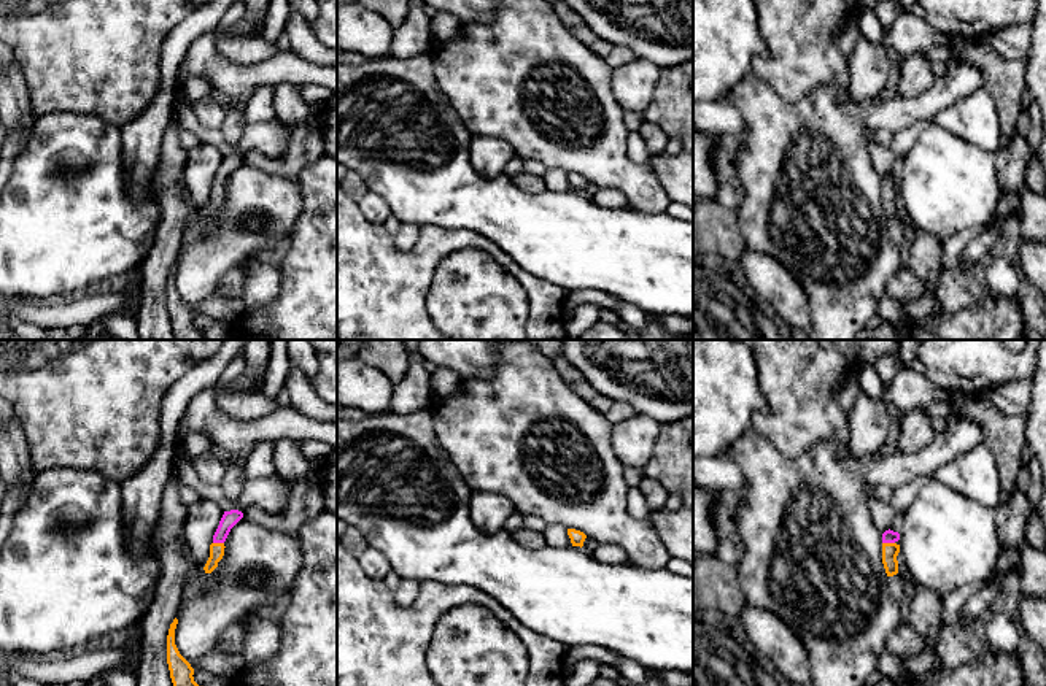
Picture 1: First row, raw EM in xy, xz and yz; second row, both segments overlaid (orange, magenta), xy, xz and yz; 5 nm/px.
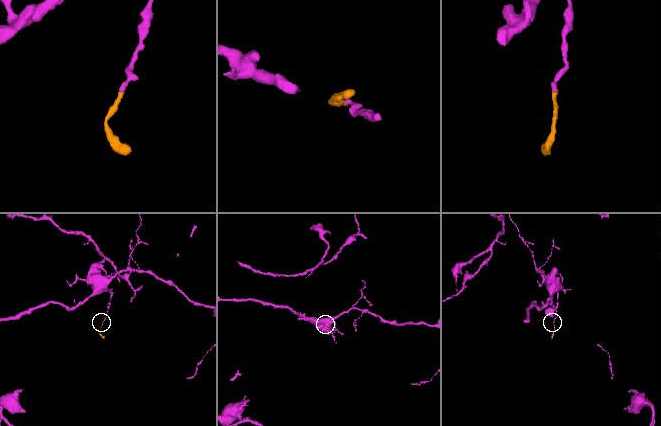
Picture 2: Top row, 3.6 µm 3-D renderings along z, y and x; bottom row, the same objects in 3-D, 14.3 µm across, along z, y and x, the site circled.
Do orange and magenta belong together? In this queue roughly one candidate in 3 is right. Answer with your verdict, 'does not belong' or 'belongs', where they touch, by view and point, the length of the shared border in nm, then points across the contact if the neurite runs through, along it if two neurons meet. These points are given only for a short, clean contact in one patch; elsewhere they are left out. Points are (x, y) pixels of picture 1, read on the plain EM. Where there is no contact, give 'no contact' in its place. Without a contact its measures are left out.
belongs; contact yz (889, 188); length 60 nm

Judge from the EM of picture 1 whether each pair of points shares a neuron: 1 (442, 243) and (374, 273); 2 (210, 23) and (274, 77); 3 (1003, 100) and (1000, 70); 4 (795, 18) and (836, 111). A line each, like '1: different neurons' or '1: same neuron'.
1: same neuron
2: different neurons
3: same neuron
4: different neurons

